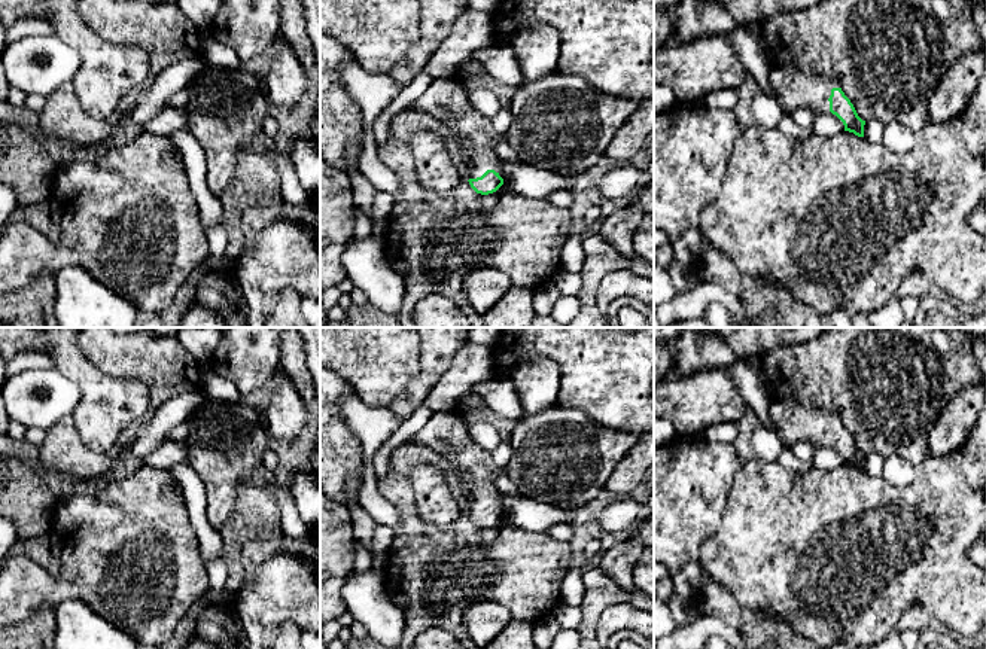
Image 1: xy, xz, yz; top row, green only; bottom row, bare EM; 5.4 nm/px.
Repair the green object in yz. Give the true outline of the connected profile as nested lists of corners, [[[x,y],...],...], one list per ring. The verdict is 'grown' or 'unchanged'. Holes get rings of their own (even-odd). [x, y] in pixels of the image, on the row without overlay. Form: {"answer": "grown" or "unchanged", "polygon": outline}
{"answer": "grown", "polygon": [[[795,397],[773,399],[770,418],[782,439],[794,447],[807,442],[813,448],[831,445],[845,458],[845,464],[864,470],[862,454],[839,415],[830,408],[804,405]]]}

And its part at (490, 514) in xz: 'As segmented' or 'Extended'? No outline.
Extended

